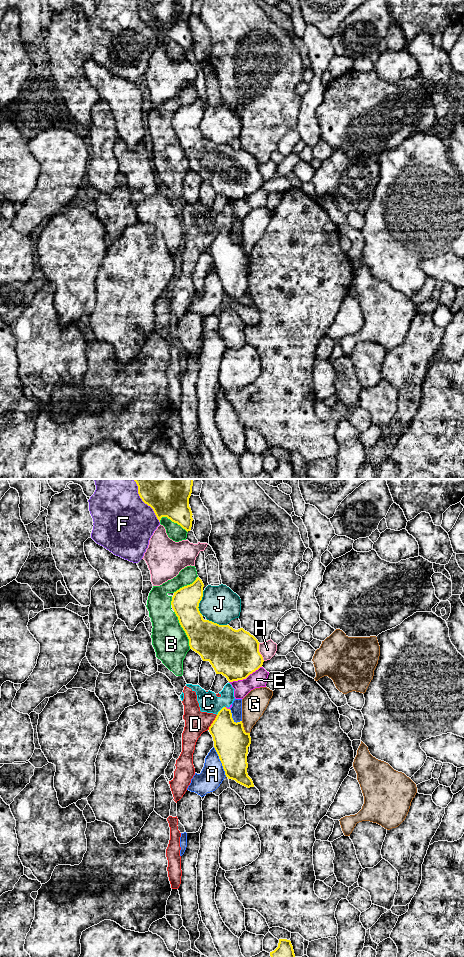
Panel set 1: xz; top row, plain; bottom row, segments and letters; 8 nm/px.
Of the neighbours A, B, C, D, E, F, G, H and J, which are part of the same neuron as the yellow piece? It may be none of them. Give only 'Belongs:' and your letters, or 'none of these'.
Belongs: none of these

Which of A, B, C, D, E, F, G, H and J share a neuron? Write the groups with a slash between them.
A / B / C D E / F / G / H / J

